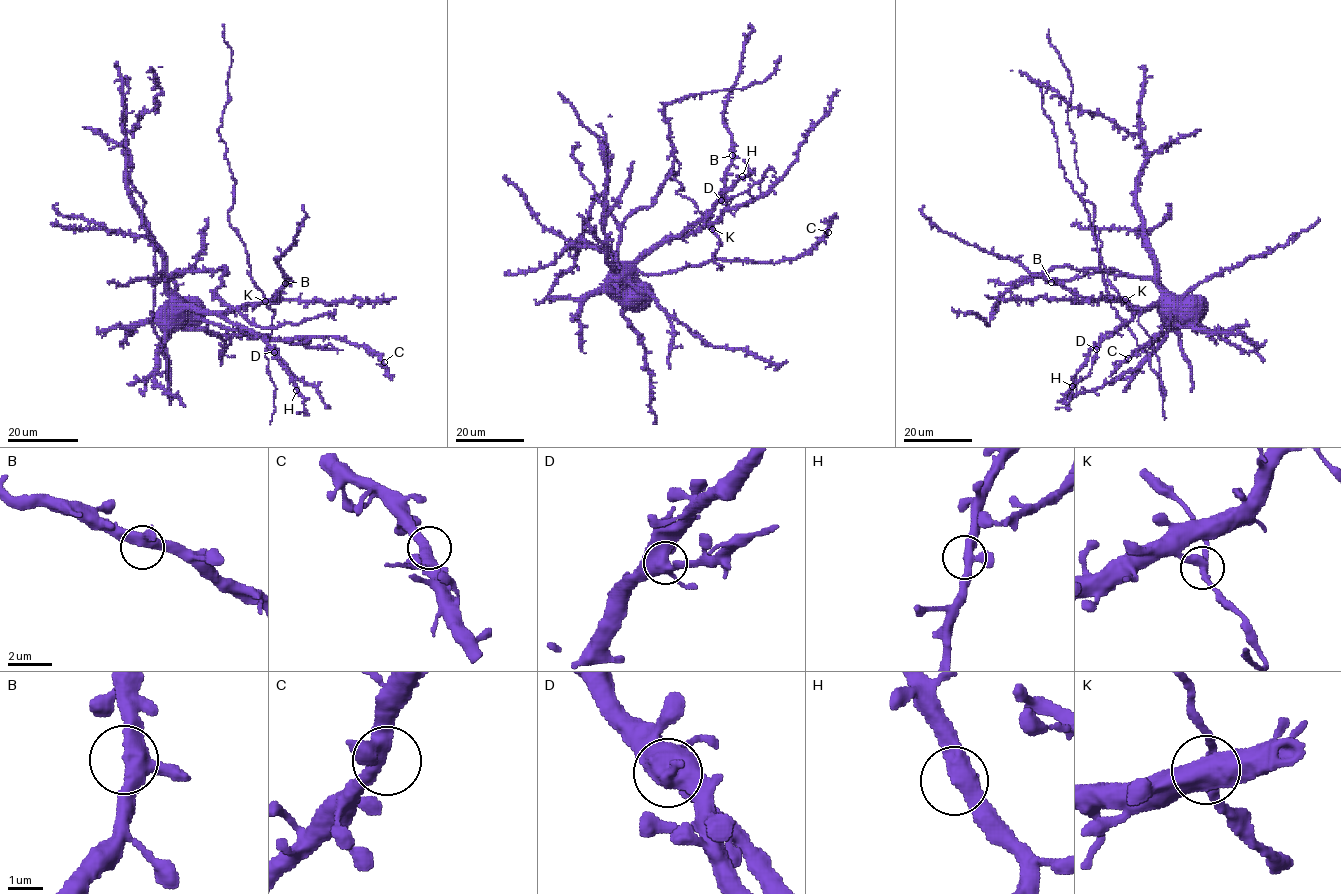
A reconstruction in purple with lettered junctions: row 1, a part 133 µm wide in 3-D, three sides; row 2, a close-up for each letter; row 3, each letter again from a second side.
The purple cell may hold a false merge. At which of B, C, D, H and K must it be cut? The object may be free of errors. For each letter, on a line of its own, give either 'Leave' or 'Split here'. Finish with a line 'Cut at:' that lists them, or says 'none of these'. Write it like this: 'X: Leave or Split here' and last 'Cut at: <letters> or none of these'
B: Leave
C: Leave
D: Leave
H: Leave
K: Leave
Cut at: none of these

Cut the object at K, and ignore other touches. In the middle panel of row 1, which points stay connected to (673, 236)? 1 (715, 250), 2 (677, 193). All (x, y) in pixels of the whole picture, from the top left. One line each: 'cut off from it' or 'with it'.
1: cut off from it
2: cut off from it

